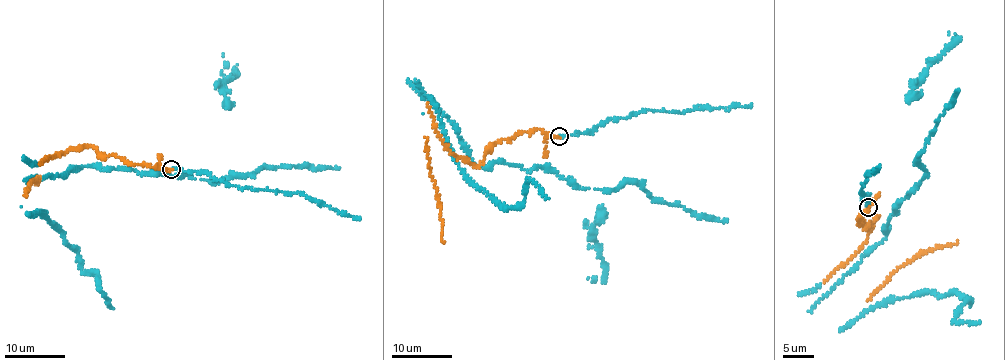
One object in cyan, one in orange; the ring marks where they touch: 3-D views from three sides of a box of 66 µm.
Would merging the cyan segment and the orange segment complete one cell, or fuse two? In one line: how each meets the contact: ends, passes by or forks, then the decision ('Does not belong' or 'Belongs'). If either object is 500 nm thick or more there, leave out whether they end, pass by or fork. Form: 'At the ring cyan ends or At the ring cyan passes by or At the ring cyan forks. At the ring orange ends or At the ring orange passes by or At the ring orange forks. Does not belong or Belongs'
At the ring cyan ends. At the ring orange ends. Belongs

